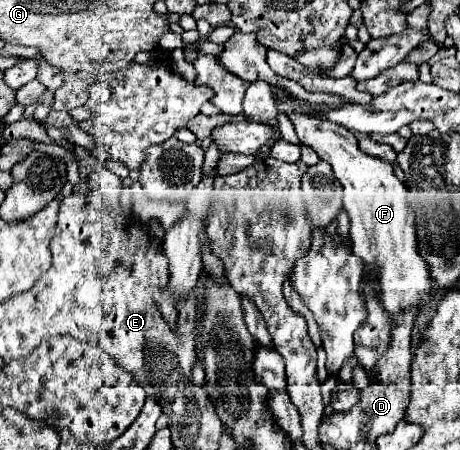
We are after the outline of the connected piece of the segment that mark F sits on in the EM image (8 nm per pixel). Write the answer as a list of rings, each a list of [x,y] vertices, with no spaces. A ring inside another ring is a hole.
[[[276,99],[278,109],[288,115],[302,145],[314,149],[322,161],[328,161],[336,179],[344,187],[344,209],[350,217],[352,253],[366,265],[366,275],[378,273],[380,301],[392,319],[400,317],[408,307],[422,307],[430,301],[430,273],[426,261],[418,253],[414,211],[408,205],[404,183],[394,175],[394,167],[382,159],[370,157],[358,149],[356,137],[342,125],[306,111],[296,111]]]

